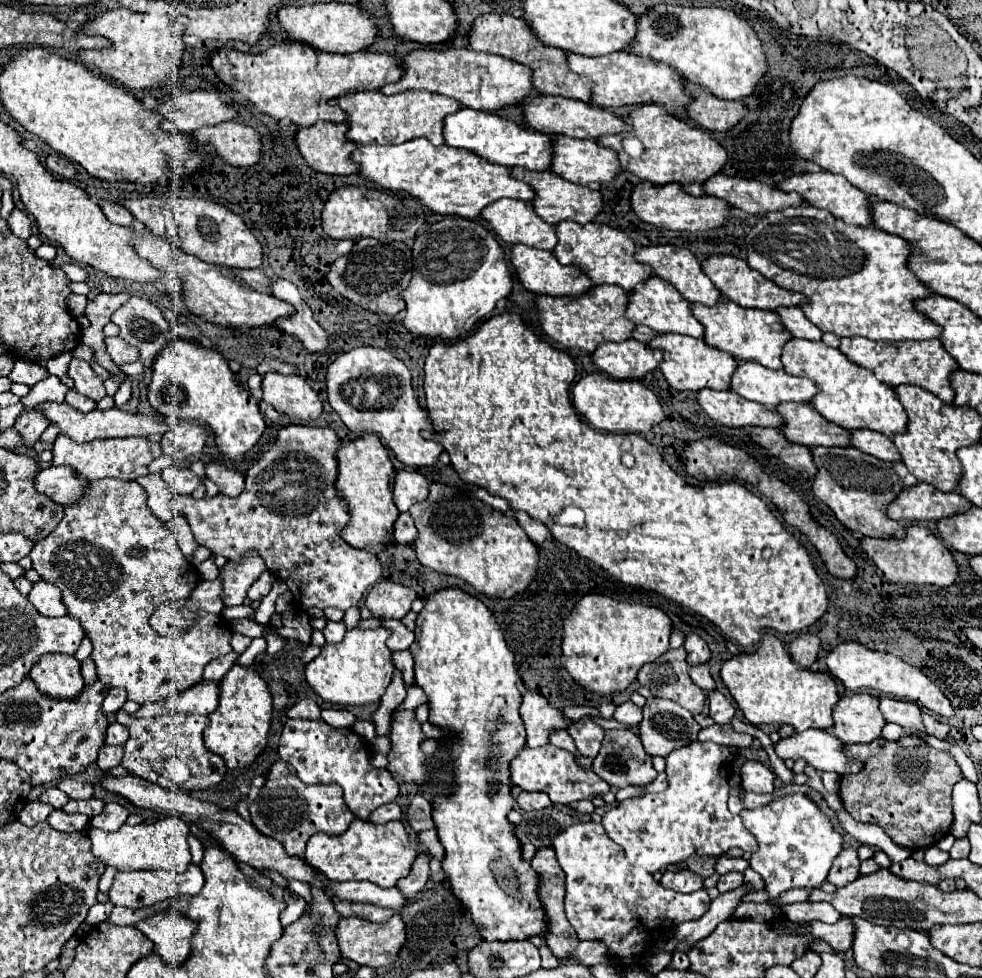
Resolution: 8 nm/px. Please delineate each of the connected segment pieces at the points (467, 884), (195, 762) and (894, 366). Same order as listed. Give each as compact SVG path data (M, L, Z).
M447 588L441 592L435 592L427 598L425 608L419 612L417 616L417 628L415 628L415 642L409 648L413 660L415 660L415 684L427 694L429 700L429 722L433 726L439 726L443 730L449 732L447 738L439 740L439 750L435 752L435 760L447 760L447 764L451 766L451 776L453 776L453 792L449 792L447 796L433 796L433 822L435 822L435 830L439 836L439 842L445 848L445 858L443 858L443 872L447 876L447 882L451 884L453 894L461 900L461 904L471 912L473 922L481 934L483 940L529 940L531 936L545 936L549 932L549 922L545 918L545 910L543 904L539 900L539 874L531 868L529 862L523 860L521 856L521 844L515 836L515 826L507 820L507 812L513 808L513 798L511 798L511 760L519 756L519 752L525 748L525 726L523 720L519 716L519 706L521 706L521 692L517 688L517 670L515 670L515 662L513 662L513 654L505 644L505 638L499 630L499 624L495 622L493 614L489 612L489 608L465 594L459 588Z
M117 712L117 722L129 728L129 740L125 742L123 766L153 784L177 786L183 790L199 790L215 786L223 780L227 766L221 756L213 754L203 746L203 730L207 716L199 714L165 714L159 718L131 718L127 712Z
M853 336L853 338L841 338L839 350L857 366L863 366L871 370L877 380L885 382L887 386L899 386L899 384L913 384L921 386L927 392L933 392L947 404L953 402L953 388L949 384L949 372L955 368L955 360L943 350L943 344L933 338L933 340L903 340L903 342L873 342L863 336Z

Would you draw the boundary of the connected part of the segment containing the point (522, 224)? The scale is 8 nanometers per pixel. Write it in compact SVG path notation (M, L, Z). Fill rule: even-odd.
M501 198L491 202L489 206L485 206L481 210L481 218L495 230L495 234L507 242L507 244L525 244L531 248L541 248L541 250L553 250L557 244L557 236L555 236L555 226L543 222L535 212L533 212L533 204L531 202L523 202L523 200L509 200L509 198Z

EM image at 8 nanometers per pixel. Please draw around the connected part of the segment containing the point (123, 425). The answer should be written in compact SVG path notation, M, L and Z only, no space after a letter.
M43 402L37 404L35 410L39 414L43 414L47 418L49 424L55 424L59 428L61 434L67 434L73 442L81 444L81 442L93 442L93 440L101 440L101 438L125 438L125 436L147 436L153 432L161 432L161 422L147 418L147 416L139 416L139 414L131 414L131 412L123 412L119 408L109 408L109 410L91 410L91 412L77 412L67 404L57 404L57 402Z

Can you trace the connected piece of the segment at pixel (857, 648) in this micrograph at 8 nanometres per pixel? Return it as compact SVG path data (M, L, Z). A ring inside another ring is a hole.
M843 642L835 650L831 650L831 654L827 656L827 668L847 690L855 692L859 688L873 688L879 694L887 694L893 698L915 702L917 706L931 710L943 718L951 718L955 714L947 696L919 668L903 662L897 656L869 650L869 648L861 646L859 642Z

